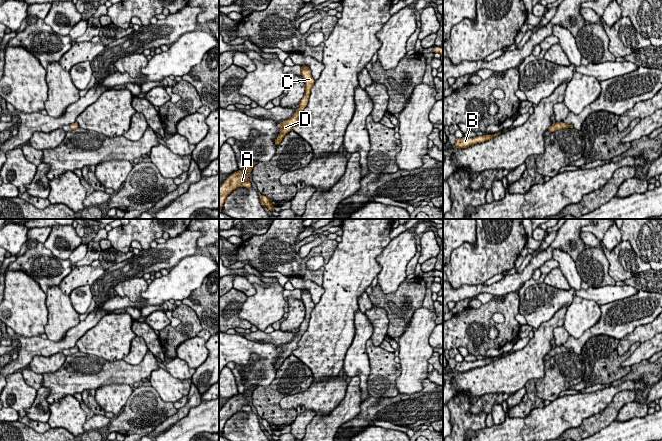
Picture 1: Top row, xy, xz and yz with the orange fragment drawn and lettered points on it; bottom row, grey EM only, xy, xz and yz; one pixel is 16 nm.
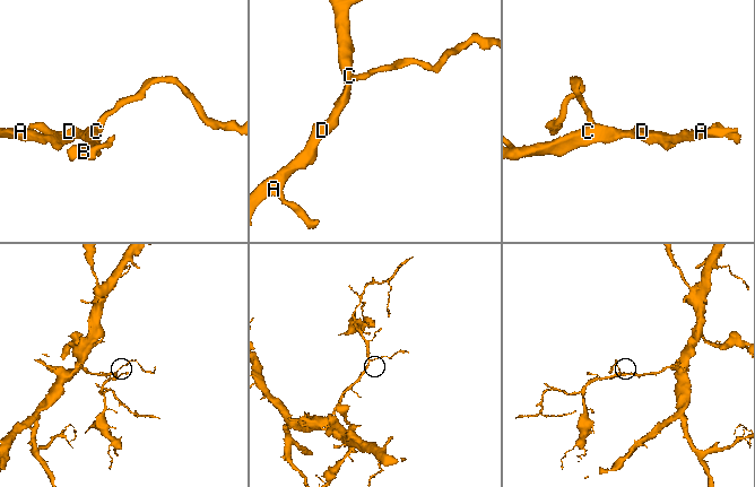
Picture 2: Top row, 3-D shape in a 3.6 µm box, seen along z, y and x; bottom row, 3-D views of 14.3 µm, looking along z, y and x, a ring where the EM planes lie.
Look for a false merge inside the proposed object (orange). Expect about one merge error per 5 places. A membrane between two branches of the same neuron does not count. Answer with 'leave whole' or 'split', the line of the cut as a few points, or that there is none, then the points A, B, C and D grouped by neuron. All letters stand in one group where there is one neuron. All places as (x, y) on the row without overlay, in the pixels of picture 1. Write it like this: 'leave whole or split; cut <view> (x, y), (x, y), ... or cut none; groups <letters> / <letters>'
leave whole; cut none; groups A B C D

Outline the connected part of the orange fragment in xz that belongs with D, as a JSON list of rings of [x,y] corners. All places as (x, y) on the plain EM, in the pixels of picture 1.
[[[301,289],[301,292],[302,292],[301,299],[305,306],[305,318],[304,318],[303,322],[300,324],[300,326],[298,328],[299,331],[296,333],[295,338],[291,342],[279,347],[278,350],[282,354],[281,354],[281,357],[279,358],[279,360],[276,361],[276,363],[275,363],[276,370],[278,370],[280,368],[281,364],[284,362],[284,360],[287,357],[289,357],[294,350],[297,349],[298,341],[300,340],[303,333],[306,331],[306,329],[308,327],[308,322],[310,319],[311,311],[315,307],[315,304],[311,300],[310,292],[307,289]]]

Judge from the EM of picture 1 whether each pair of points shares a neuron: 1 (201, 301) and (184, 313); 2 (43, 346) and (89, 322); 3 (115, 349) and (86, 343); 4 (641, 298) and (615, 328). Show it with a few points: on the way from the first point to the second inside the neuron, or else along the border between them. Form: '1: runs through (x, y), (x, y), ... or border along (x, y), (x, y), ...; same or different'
1: border along (182, 303), (194, 311), (202, 328); different
2: runs through (54, 346), (64, 344), (78, 331); same
3: runs through (108, 343), (93, 343); same
4: runs through (637, 305), (621, 321); same

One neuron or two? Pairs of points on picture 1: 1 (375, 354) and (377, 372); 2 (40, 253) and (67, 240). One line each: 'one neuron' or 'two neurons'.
1: one neuron
2: two neurons

